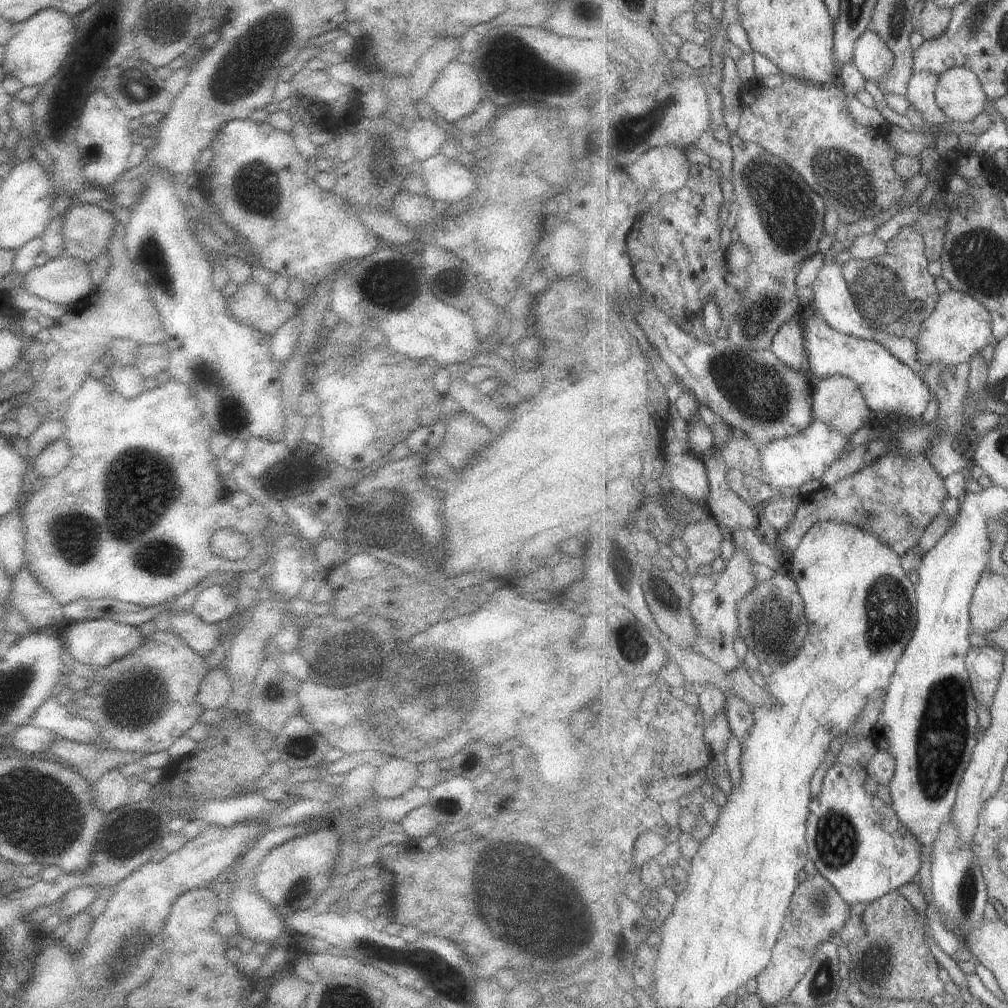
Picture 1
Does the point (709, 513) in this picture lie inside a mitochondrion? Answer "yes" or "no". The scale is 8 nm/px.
no

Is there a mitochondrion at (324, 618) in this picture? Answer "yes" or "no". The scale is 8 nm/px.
no

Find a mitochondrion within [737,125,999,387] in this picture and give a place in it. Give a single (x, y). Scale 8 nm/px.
(855, 183)

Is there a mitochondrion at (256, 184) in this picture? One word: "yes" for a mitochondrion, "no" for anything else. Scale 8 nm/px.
yes

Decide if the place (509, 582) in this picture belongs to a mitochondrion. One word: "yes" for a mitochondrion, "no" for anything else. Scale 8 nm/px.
no

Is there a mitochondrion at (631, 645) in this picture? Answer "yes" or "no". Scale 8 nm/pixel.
yes

